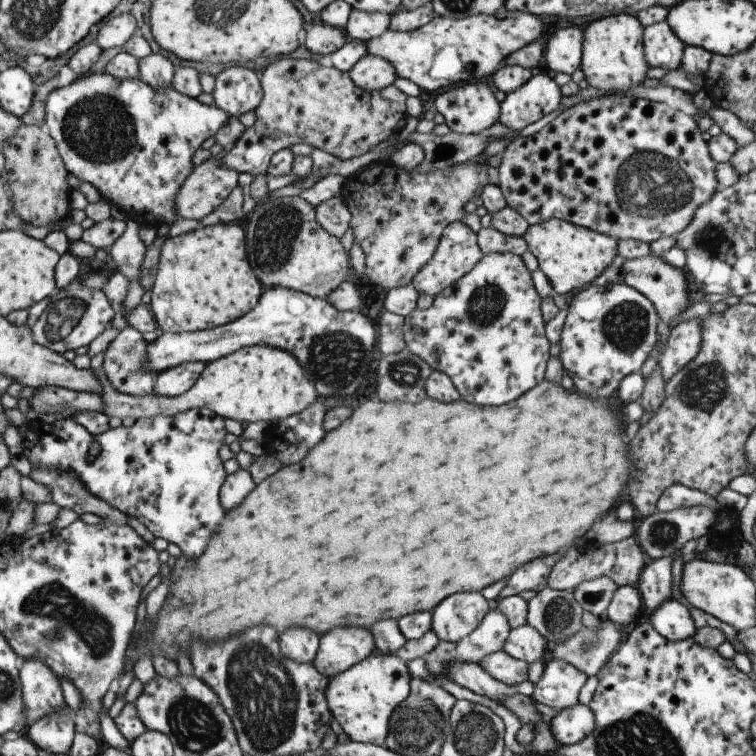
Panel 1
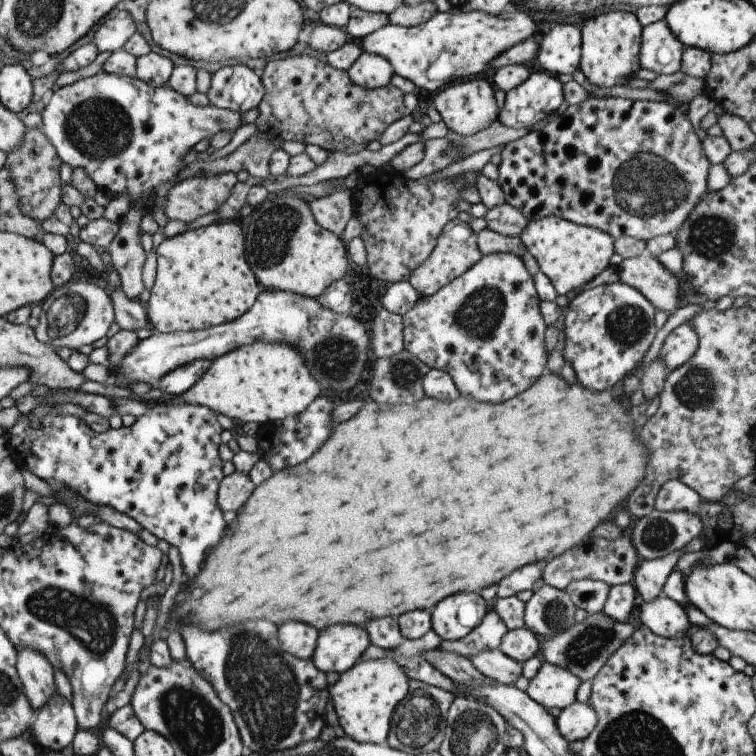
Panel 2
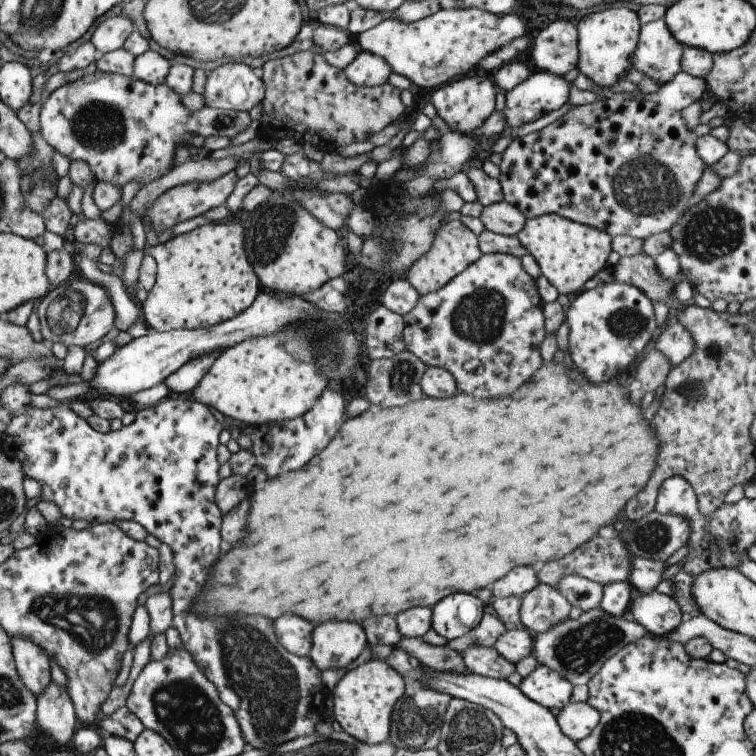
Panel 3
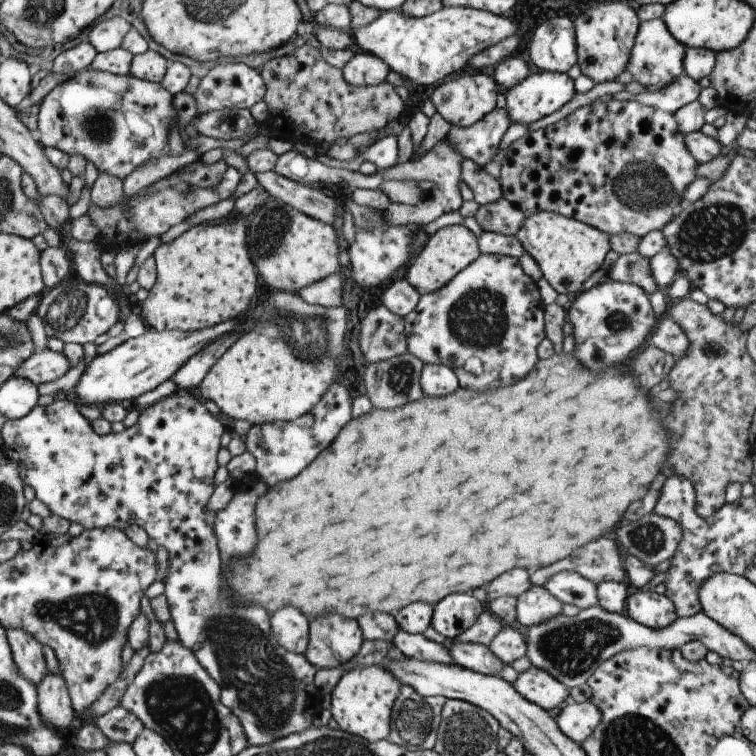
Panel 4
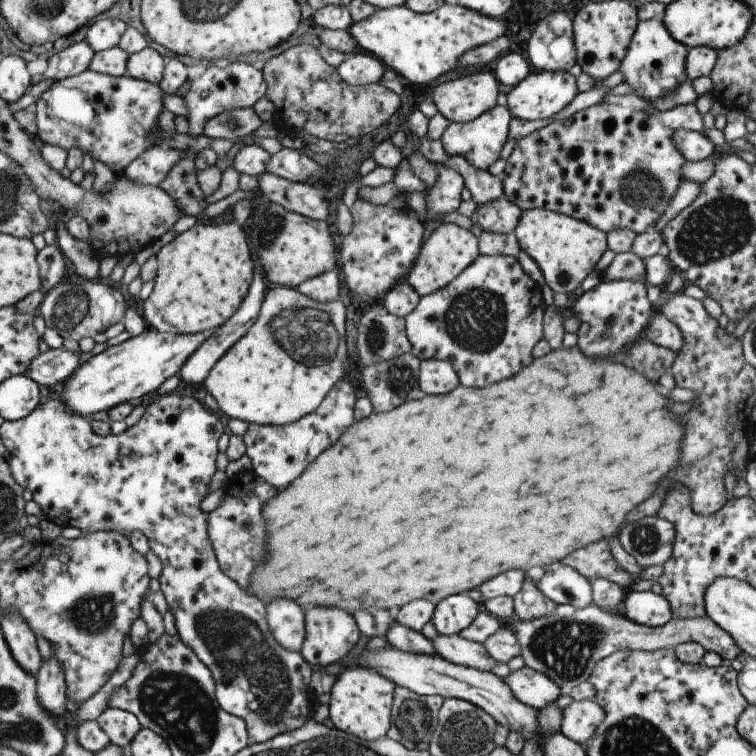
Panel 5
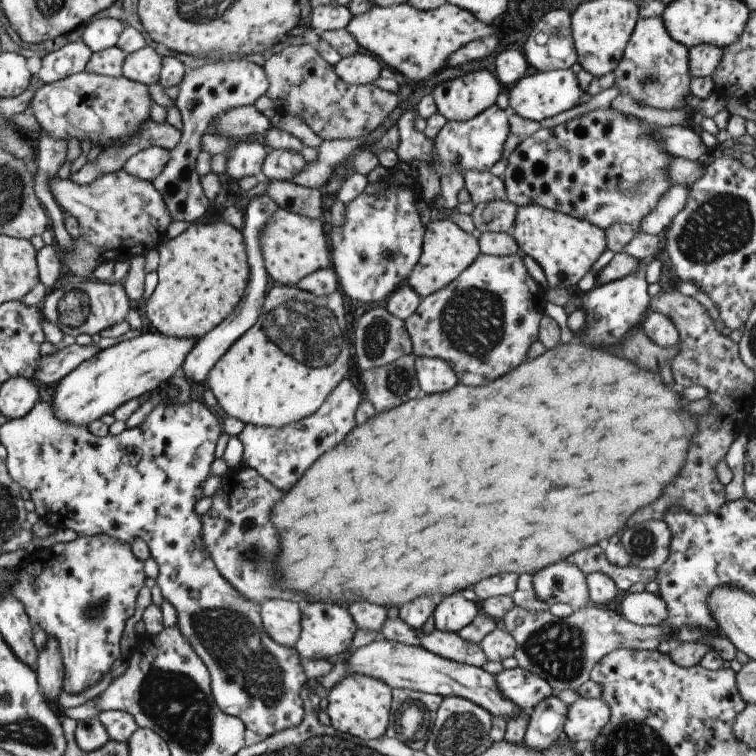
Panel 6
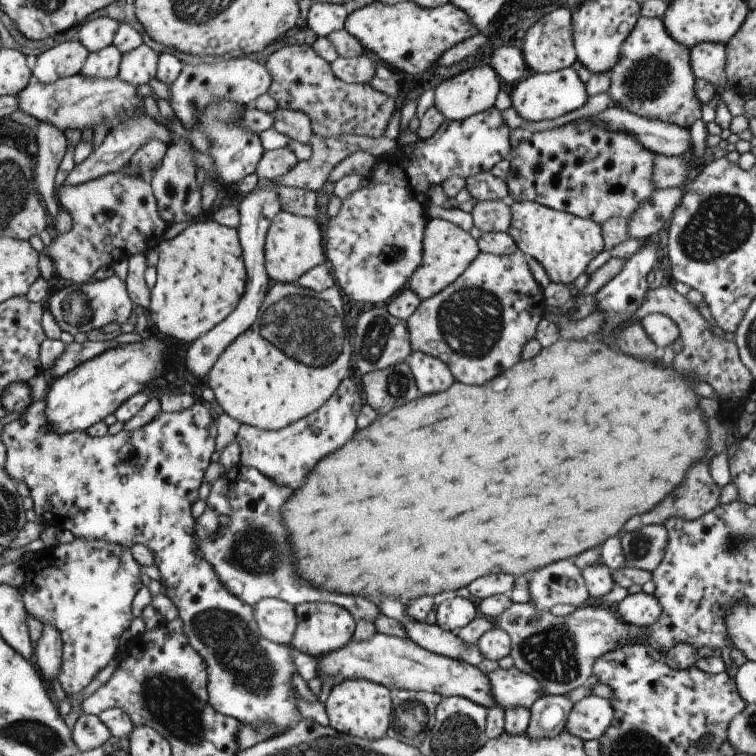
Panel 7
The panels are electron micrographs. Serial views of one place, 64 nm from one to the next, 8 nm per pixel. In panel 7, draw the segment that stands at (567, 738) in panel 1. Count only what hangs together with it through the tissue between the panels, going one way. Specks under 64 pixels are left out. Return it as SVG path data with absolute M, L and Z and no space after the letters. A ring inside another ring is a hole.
M588 695L571 706L564 729L579 740L598 739L613 718L607 699Z

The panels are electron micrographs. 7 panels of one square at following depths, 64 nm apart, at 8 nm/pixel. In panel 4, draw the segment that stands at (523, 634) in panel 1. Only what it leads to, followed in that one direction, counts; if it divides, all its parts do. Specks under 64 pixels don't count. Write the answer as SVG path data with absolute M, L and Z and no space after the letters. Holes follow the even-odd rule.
M503 626L487 646L488 650L501 663L510 665L524 656L524 638L520 627Z

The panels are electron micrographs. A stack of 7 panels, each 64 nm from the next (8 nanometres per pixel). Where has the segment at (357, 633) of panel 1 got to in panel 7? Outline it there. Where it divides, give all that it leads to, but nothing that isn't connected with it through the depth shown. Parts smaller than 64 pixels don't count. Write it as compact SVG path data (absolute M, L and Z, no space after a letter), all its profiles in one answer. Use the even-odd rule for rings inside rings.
M321 602L299 603L295 605L294 612L296 625L290 646L298 652L319 658L327 652L333 652L349 644L355 622L351 614L342 606Z

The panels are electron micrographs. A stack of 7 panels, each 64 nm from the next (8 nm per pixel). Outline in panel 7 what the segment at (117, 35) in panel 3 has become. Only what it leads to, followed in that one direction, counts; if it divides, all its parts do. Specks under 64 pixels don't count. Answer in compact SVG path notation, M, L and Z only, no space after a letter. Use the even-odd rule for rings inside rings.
M109 17L87 20L79 28L78 41L88 52L97 52L112 44L117 28L119 23Z

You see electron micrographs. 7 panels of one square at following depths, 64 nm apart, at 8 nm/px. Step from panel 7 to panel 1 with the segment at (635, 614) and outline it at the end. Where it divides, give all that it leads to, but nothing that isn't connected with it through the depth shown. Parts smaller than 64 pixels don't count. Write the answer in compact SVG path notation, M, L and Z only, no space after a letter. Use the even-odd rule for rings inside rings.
M674 599L669 602L663 602L661 606L657 606L657 610L643 613L653 630L669 641L683 640L684 638L692 638L697 632L687 604Z

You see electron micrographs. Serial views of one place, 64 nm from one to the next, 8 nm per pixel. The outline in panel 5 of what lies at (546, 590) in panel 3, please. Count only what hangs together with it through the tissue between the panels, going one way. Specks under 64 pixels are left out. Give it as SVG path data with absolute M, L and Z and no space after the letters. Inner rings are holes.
M525 574L520 590L512 597L512 610L520 620L535 619L554 612L552 601L538 592L534 582Z

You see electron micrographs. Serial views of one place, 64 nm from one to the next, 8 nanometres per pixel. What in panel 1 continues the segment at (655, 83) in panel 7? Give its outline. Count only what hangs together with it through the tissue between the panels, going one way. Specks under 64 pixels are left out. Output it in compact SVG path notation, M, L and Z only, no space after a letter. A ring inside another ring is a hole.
M666 21L643 27L643 58L648 67L675 70L680 67L684 44L673 34Z

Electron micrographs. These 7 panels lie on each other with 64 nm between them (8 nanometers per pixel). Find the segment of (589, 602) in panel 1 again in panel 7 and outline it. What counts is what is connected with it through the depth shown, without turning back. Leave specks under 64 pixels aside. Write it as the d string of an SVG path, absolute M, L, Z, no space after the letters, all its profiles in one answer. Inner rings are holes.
M571 560L553 562L527 576L529 603L537 610L548 611L554 604L569 604L575 608L589 604L590 596L581 572Z

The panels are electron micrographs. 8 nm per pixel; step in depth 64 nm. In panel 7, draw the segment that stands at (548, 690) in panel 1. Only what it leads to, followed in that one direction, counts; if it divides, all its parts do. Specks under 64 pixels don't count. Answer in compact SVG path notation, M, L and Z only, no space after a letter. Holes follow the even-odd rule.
M499 667L487 674L487 680L491 700L502 709L529 708L537 698L545 695L541 684L535 678L519 672L515 667L509 669Z

